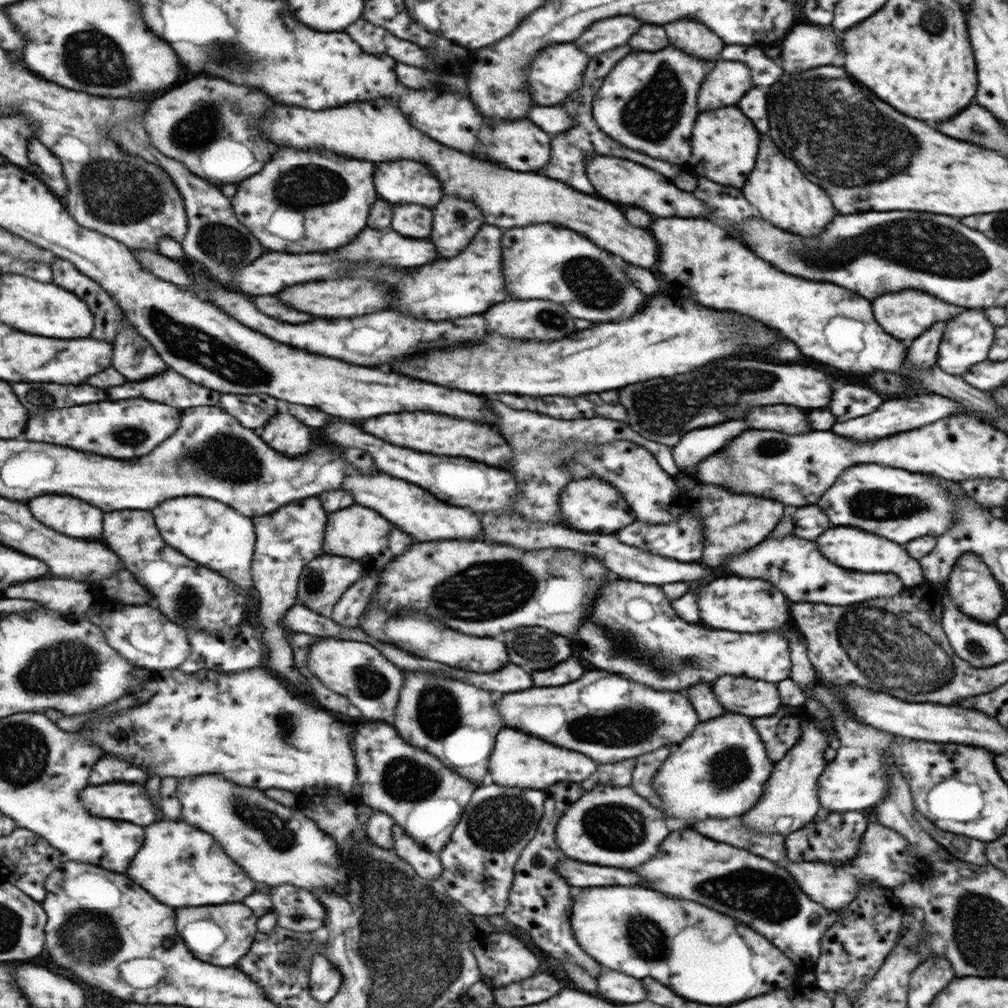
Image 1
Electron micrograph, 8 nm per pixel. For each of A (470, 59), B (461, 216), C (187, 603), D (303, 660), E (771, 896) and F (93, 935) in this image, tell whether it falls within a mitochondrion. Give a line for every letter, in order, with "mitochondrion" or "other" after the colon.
A: other
B: other
C: mitochondrion
D: other
E: mitochondrion
F: mitochondrion

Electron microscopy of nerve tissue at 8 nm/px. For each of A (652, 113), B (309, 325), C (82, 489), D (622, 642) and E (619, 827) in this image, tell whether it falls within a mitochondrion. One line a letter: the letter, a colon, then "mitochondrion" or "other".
A: mitochondrion
B: other
C: other
D: mitochondrion
E: mitochondrion

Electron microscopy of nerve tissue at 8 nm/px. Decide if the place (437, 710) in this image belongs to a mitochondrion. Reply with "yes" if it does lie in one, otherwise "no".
yes

